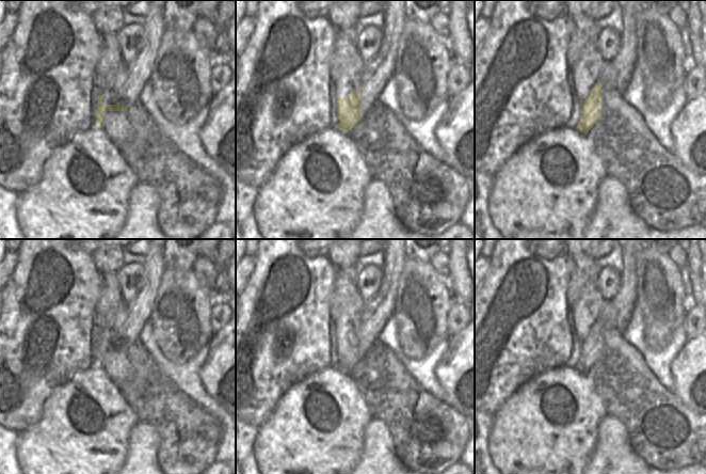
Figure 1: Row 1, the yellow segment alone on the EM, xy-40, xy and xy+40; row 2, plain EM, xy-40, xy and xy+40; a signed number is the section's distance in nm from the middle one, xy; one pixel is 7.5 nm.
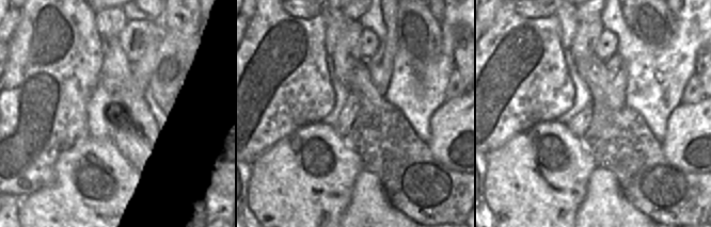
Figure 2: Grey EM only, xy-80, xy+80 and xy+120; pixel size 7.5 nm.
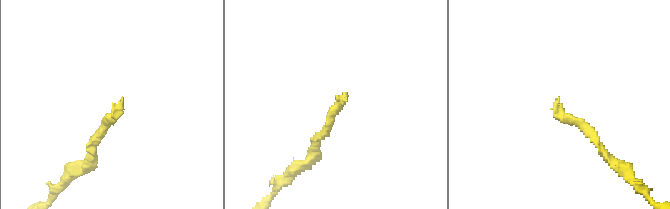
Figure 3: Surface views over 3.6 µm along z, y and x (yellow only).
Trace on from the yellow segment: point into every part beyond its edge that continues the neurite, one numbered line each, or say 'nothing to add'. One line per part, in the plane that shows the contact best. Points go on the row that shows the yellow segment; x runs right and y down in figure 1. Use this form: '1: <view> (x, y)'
1: xy (376, 73).

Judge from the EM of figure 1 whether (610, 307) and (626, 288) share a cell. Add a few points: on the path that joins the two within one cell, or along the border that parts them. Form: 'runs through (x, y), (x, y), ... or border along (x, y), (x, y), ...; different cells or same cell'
runs through (614, 303), (625, 293); same cell

